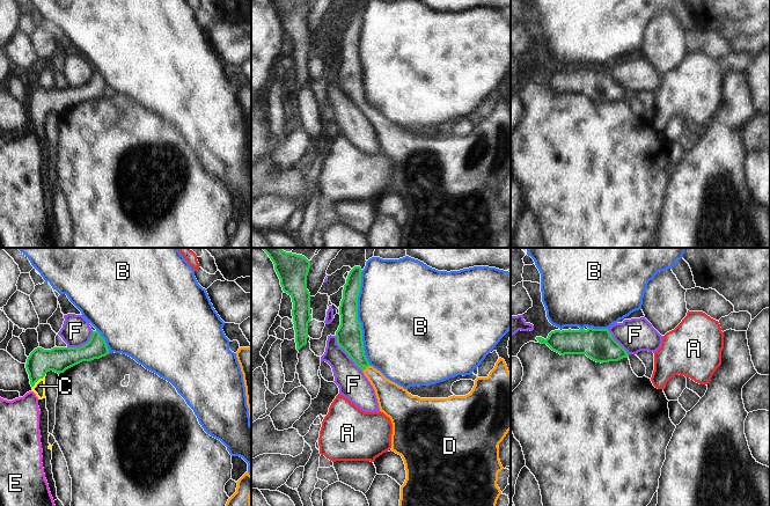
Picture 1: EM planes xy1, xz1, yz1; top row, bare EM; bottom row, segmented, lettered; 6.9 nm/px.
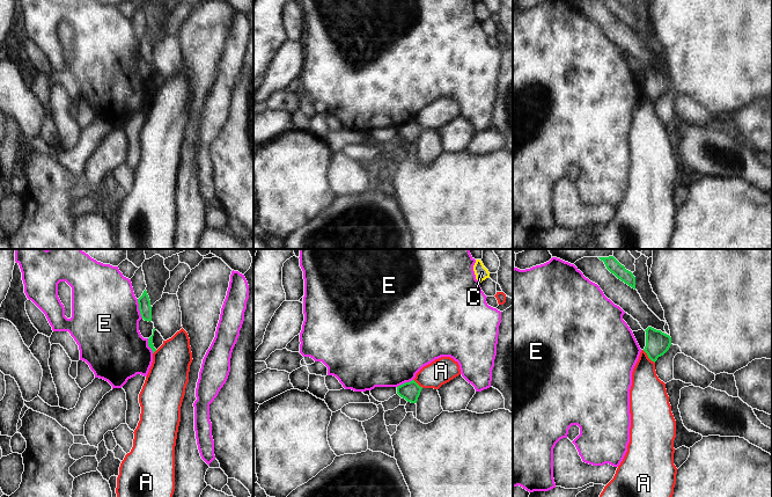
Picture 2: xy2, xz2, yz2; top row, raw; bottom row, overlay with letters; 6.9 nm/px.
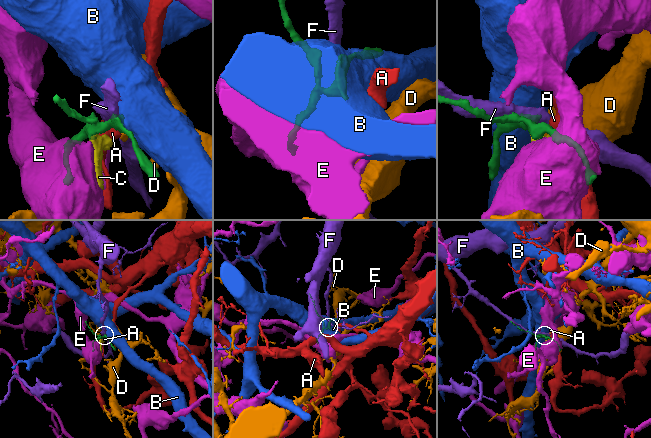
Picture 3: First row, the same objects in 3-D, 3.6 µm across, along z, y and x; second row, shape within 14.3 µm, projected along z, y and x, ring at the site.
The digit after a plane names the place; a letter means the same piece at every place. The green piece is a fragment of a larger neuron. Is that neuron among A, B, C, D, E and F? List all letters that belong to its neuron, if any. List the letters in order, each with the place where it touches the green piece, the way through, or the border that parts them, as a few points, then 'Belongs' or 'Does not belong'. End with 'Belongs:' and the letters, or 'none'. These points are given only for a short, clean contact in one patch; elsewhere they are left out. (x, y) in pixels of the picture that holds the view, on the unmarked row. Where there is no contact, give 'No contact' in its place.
A: Touches green at yz2 (648, 97). Boundary: yz2 (642, 90), (654, 103). Does not belong
B: Touches green at xz1 (357, 58). Does not belong
C: Touches green at xy1 (38, 119). Path across: xy1 (58, 100), (38, 119), (39, 126). Belongs
D: Touches green at xz1 (366, 107). Path across: xz1 (349, 75), (359, 100), (366, 107), (389, 134). Belongs
E: Touches green at xy2 (139, 49). Does not belong
F: Touches green at xz1 (346, 93). Does not belong
Belongs: C, D.

